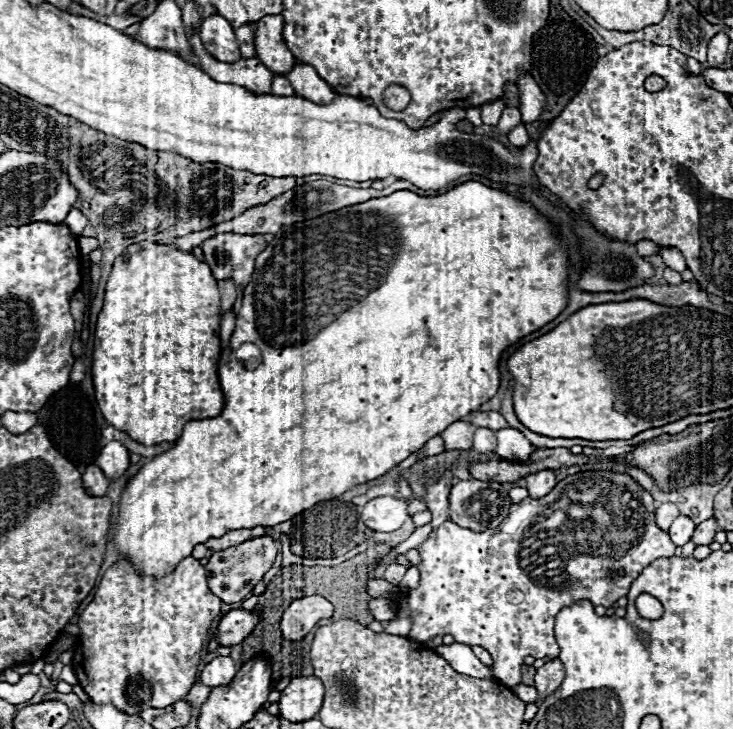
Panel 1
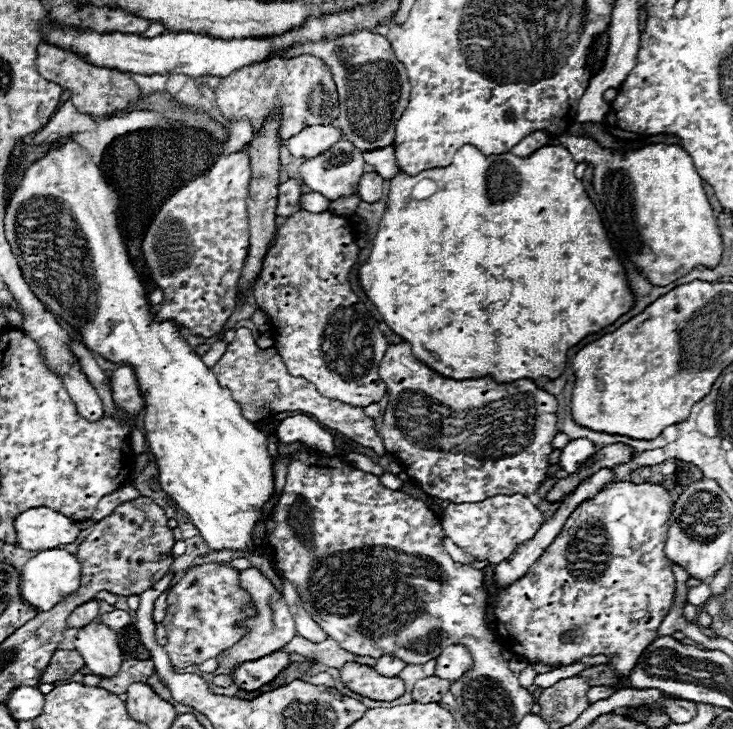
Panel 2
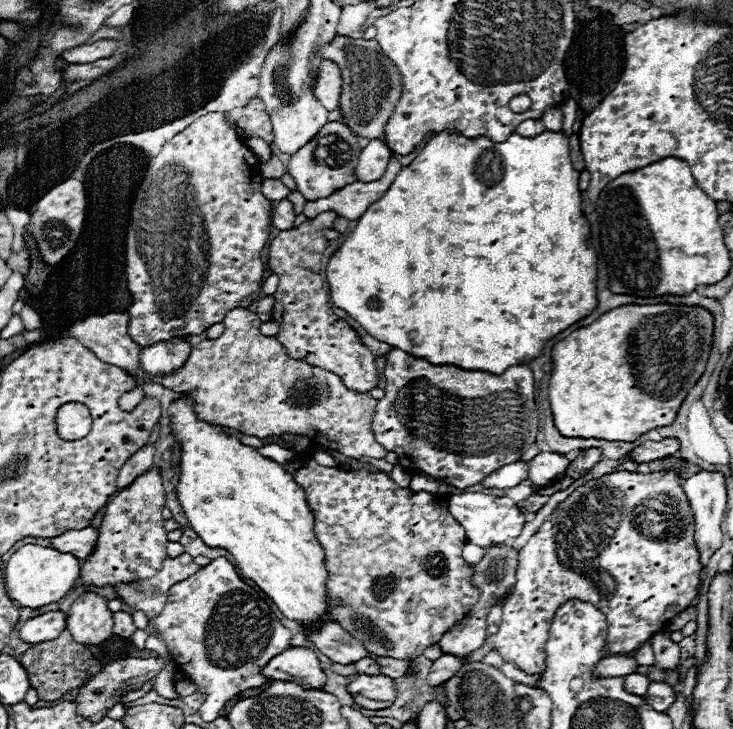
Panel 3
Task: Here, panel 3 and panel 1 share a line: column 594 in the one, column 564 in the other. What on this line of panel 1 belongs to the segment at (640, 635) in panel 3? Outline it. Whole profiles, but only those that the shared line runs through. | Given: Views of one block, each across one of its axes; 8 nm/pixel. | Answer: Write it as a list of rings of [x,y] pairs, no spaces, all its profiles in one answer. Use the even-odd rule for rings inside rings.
[[[588,470],[588,472],[570,474],[564,480],[560,480],[546,496],[542,496],[542,498],[528,496],[522,502],[512,504],[508,516],[504,518],[504,522],[500,522],[498,528],[492,528],[486,532],[474,532],[474,530],[462,528],[462,526],[446,520],[434,534],[428,536],[428,540],[422,544],[422,548],[418,548],[420,558],[422,558],[422,564],[418,566],[420,568],[420,586],[416,590],[408,592],[408,596],[404,598],[406,610],[412,612],[412,616],[414,616],[414,624],[412,624],[408,638],[412,638],[416,642],[426,642],[432,636],[452,634],[454,642],[460,642],[466,646],[484,646],[494,658],[494,664],[492,664],[494,678],[508,688],[518,686],[522,682],[522,664],[524,664],[526,656],[546,658],[546,656],[560,654],[558,642],[554,638],[554,618],[564,606],[570,606],[578,600],[590,600],[594,606],[610,608],[618,598],[628,594],[630,584],[640,576],[640,570],[650,566],[650,562],[654,562],[656,558],[674,556],[674,548],[676,548],[676,544],[670,540],[668,532],[660,530],[660,526],[656,526],[656,508],[654,508],[652,494],[648,494],[648,490],[644,490],[632,476],[628,476],[624,472],[610,472],[610,470]]]

